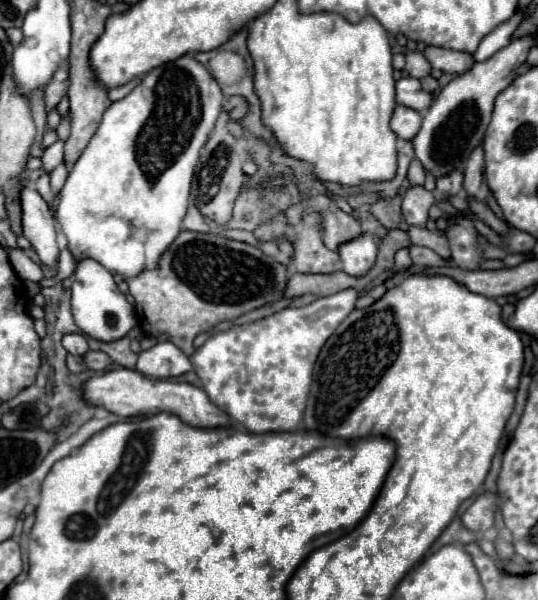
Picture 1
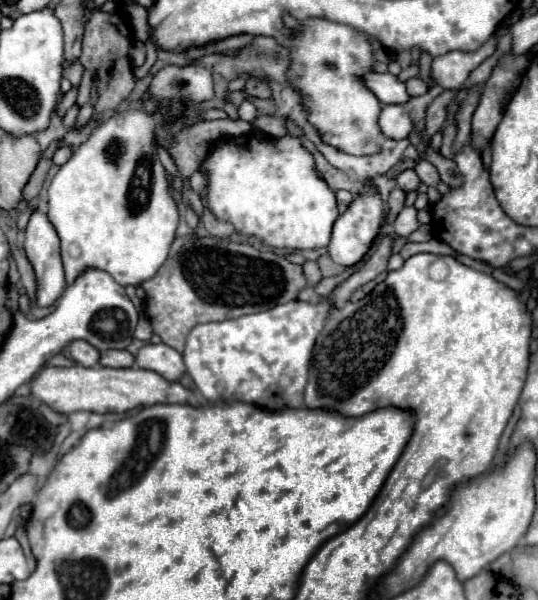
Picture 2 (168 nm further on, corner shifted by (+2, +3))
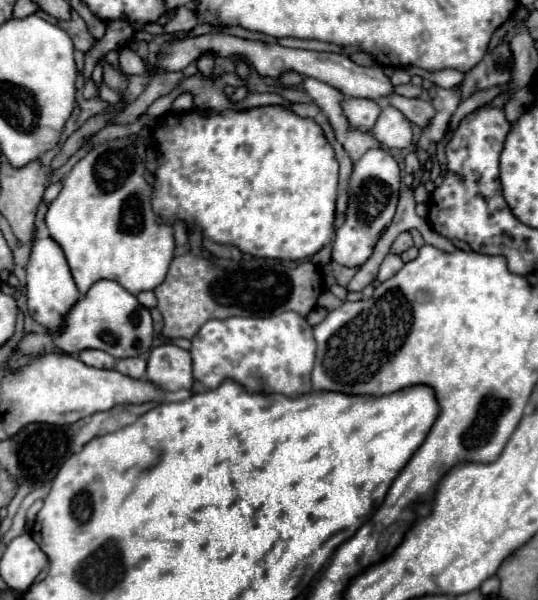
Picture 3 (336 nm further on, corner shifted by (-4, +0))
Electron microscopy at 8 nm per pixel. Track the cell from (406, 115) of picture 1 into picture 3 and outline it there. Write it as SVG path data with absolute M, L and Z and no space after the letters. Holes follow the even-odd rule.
M386 105L372 129L372 135L390 149L404 149L412 145L412 123L392 105Z

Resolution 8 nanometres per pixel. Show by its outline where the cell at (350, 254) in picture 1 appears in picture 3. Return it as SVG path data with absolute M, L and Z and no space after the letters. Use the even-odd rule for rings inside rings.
M370 149L356 165L350 177L350 201L346 211L346 223L336 231L336 239L332 243L332 261L344 267L360 267L372 255L372 249L384 229L390 225L396 205L398 205L398 189L400 189L400 169L392 155Z

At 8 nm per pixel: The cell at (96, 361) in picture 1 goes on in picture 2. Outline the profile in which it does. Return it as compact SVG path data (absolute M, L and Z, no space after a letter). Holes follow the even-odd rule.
M106 350L100 356L100 364L110 368L130 368L134 364L134 356L128 350Z

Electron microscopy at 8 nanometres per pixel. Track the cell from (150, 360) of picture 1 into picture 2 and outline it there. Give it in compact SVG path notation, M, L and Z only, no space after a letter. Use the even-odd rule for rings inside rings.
M144 344L136 356L136 366L152 370L166 378L168 382L178 382L184 374L182 354L170 348L168 344Z

